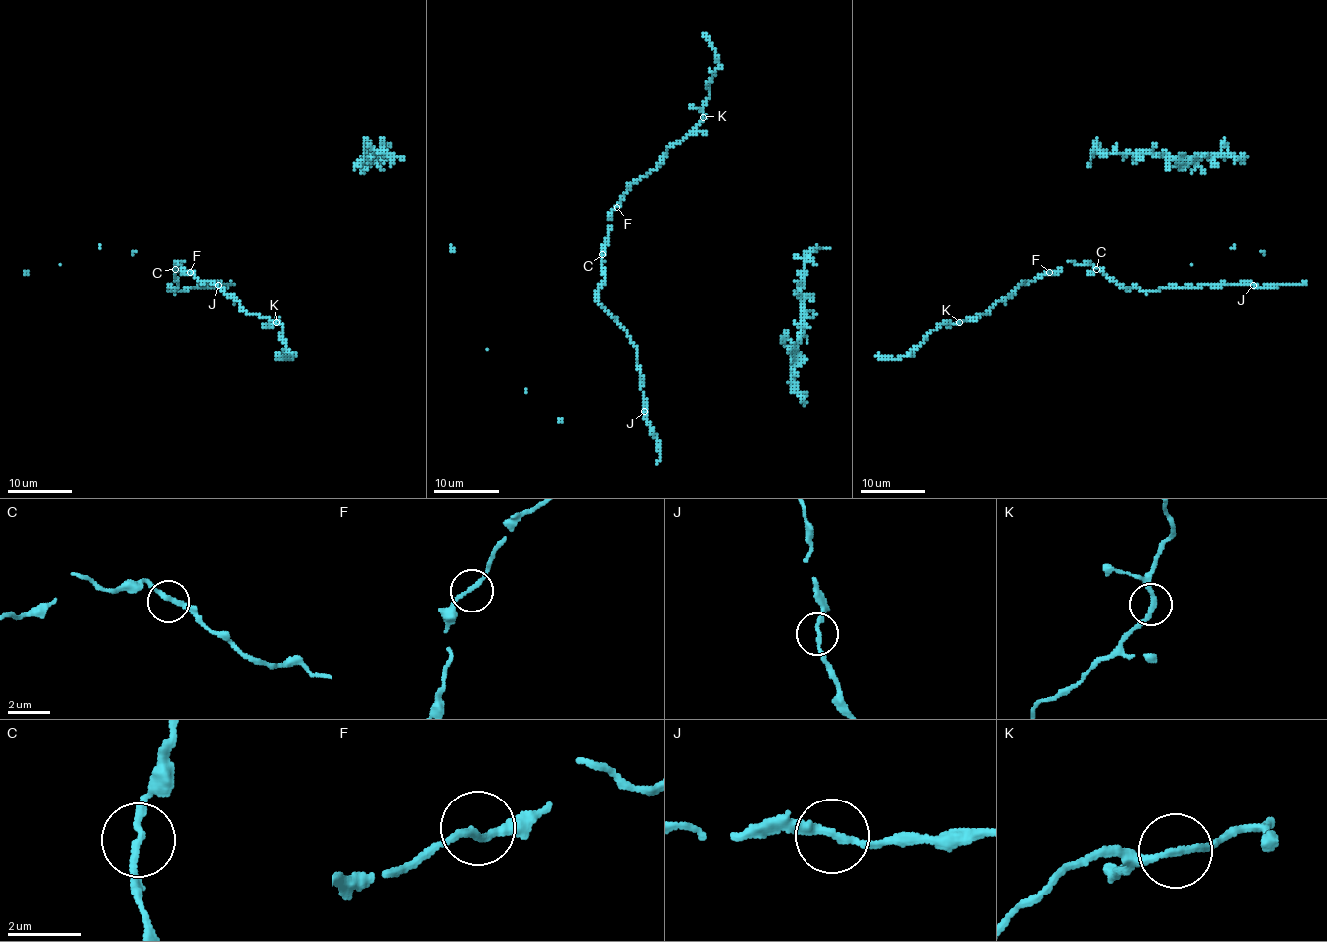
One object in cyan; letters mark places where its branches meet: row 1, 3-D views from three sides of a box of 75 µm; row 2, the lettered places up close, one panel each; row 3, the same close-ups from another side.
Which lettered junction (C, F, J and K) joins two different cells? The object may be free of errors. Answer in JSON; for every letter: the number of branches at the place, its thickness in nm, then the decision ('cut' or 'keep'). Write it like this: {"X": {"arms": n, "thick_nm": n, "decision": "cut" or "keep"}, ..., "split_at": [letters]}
{"C": {"arms": 2, "thick_nm": 180, "decision": "keep"}, "F": {"arms": 2, "thick_nm": 190, "decision": "keep"}, "J": {"arms": 2, "thick_nm": 200, "decision": "keep"}, "K": {"arms": 2, "thick_nm": 190, "decision": "keep"}, "split_at": []}

